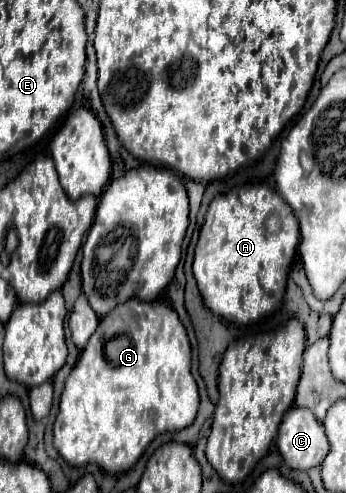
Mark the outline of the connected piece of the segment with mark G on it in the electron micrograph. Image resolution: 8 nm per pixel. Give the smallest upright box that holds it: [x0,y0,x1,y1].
[53,298,199,474]

